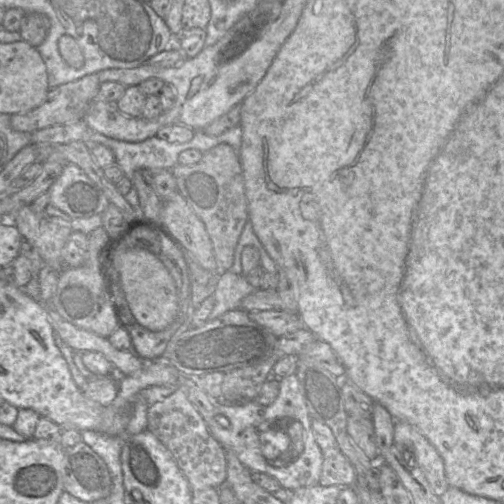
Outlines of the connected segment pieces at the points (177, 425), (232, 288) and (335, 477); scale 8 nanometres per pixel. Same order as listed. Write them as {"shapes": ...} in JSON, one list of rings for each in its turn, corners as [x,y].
{"shapes":[[[[176,386],[163,401],[152,404],[147,409],[147,425],[154,436],[171,452],[179,469],[188,480],[193,491],[220,488],[226,482],[227,462],[223,446],[212,436],[202,416],[187,399],[182,387]]],[[[224,271],[220,276],[213,293],[214,307],[209,315],[208,322],[222,314],[241,308],[242,300],[255,289],[242,275]]],[[[341,451],[323,454],[323,464],[319,484],[321,486],[355,486],[357,475],[355,468]]]]}

